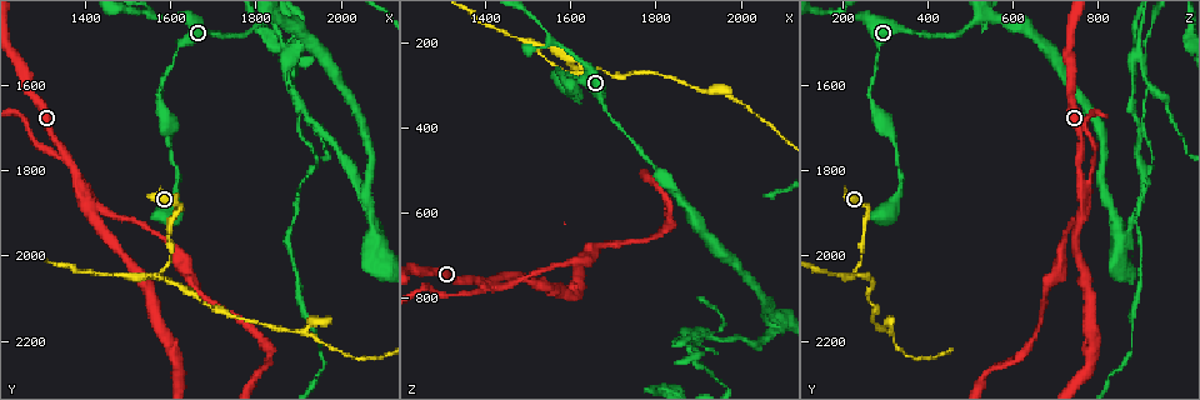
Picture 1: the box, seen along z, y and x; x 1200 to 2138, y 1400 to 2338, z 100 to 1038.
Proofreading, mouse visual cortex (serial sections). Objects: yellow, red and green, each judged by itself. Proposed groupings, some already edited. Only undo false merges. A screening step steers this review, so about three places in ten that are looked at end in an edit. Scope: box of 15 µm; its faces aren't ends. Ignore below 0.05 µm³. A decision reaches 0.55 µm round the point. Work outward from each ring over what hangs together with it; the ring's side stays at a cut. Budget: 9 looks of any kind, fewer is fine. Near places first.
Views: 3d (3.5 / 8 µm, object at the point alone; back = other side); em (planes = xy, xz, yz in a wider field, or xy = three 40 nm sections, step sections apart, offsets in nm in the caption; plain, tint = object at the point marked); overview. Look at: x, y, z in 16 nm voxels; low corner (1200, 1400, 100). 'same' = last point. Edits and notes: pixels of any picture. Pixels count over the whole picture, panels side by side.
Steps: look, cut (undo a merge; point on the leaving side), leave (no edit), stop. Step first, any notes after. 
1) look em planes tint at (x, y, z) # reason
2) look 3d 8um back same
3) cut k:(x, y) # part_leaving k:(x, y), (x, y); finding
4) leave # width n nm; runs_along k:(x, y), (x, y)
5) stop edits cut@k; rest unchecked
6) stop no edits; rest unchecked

look 3d 3.5um at (2085, 1955, 855) # two arms in line, one across

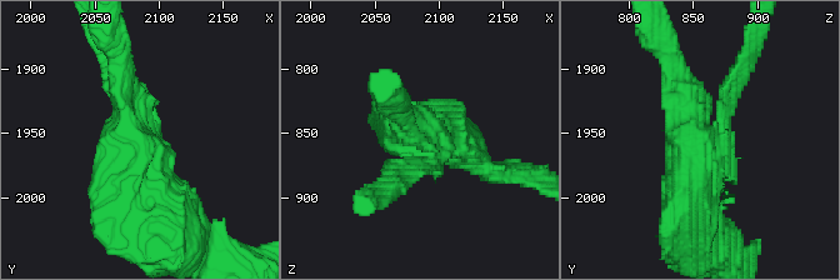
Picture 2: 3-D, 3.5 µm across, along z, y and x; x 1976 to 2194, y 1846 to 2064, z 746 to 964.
look em xy step 2 plain at (2080, 1956, 854)

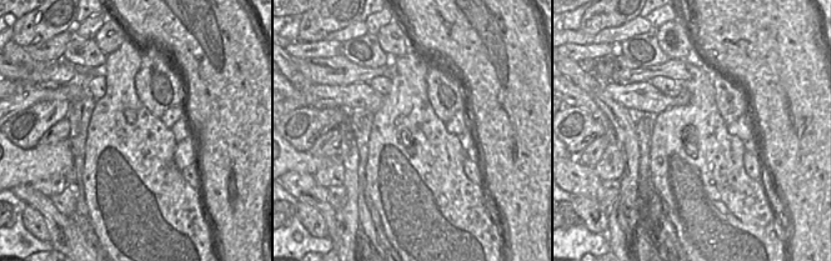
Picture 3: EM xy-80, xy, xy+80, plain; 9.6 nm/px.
look em xy step 2 tint same # where the object lies

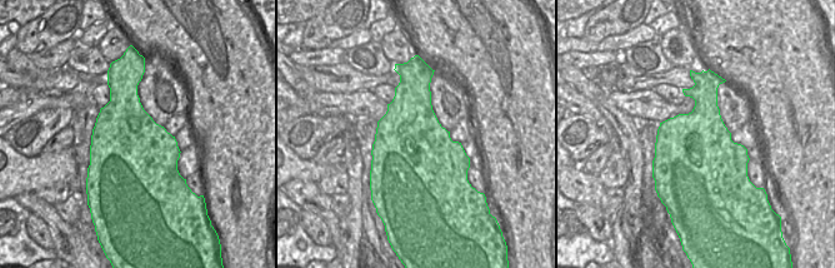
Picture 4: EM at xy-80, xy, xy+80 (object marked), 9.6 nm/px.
cut 2:(418, 173) # arms 3; arm_widths 250, 300, 600 nm; part_leaving 2:(421, 158), (375, 199); two cells meet here

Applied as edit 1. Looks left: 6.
look overview

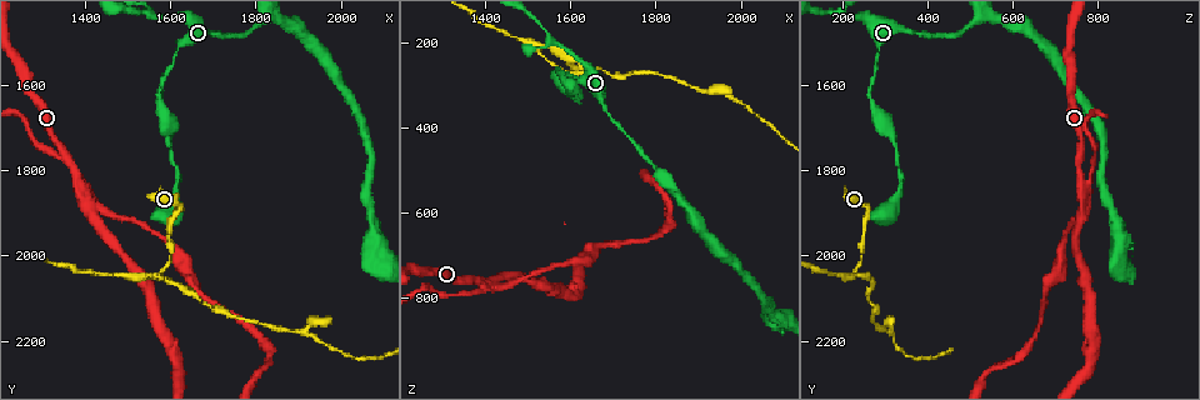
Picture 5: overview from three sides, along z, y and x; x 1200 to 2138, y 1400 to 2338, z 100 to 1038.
look 3d 3.5um back at (1535, 2050, 210) # three-way junction

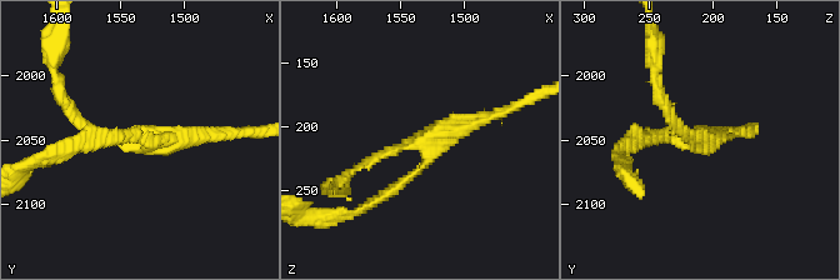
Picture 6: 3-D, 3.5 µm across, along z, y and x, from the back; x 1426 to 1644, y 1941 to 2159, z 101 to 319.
look em xy step 2 tint at (1534, 2054, 210) # arms 3; arm_widths 150, 150, 200 nm; need the tissue

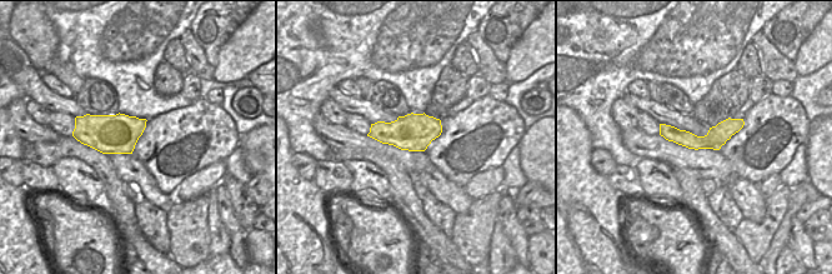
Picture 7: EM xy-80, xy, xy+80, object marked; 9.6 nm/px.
leave # runs_along 6:(75, 116), (151, 143), (101, 139); continuous, no second cell

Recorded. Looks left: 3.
look 3d 3.5um at (1910, 2170, 310) # calibre changes

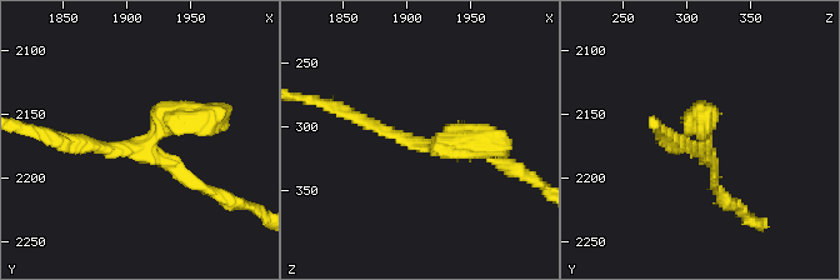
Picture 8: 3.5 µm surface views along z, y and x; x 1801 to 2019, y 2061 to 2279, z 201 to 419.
look em xy step 2 tint at (1916, 2174, 314) # arms 3; arm_widths 150, 150, 350 nm

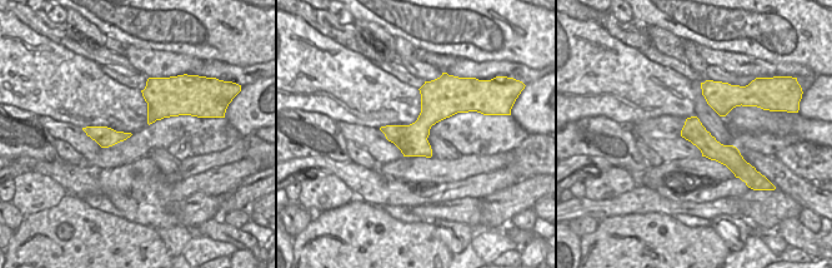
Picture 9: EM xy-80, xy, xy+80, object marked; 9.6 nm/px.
leave # runs_along 9:(688, 122), (736, 167); all the same cell

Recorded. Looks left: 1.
stop edits cut@2; rest unchecked

